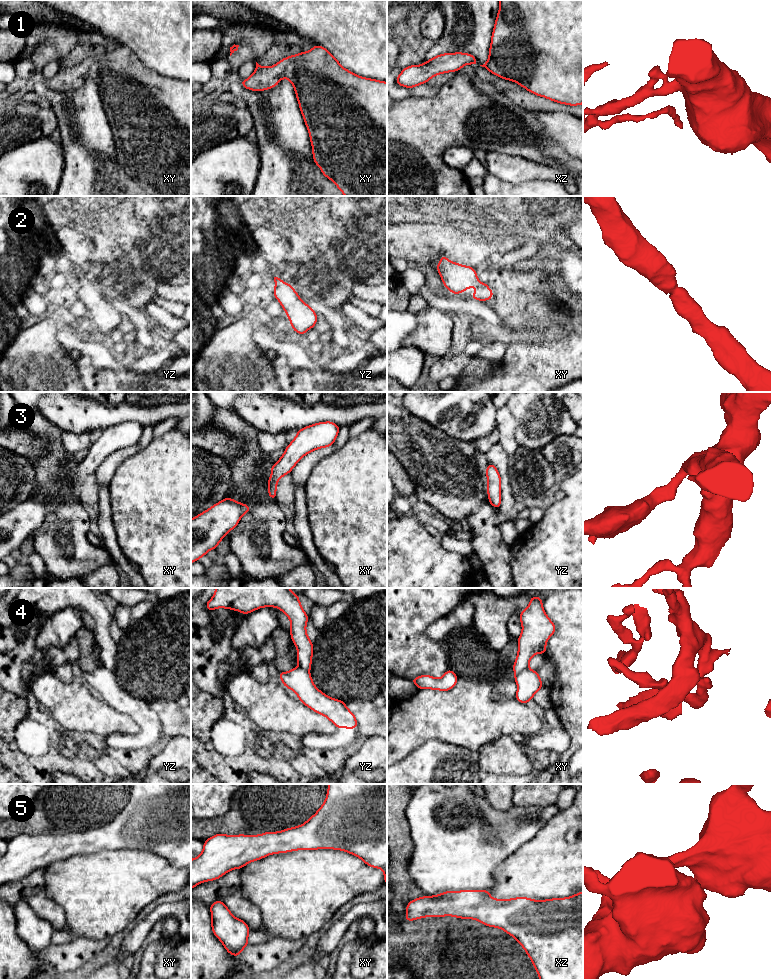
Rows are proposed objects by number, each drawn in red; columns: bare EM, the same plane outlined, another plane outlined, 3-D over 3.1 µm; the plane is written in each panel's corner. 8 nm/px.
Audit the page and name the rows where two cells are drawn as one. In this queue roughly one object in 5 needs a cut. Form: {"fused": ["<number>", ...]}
{"fused": ["4"]}

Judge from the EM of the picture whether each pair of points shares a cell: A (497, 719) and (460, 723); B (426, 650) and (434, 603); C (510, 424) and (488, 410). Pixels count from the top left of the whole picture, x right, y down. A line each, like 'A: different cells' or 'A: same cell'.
A: same cell
B: same cell
C: different cells

